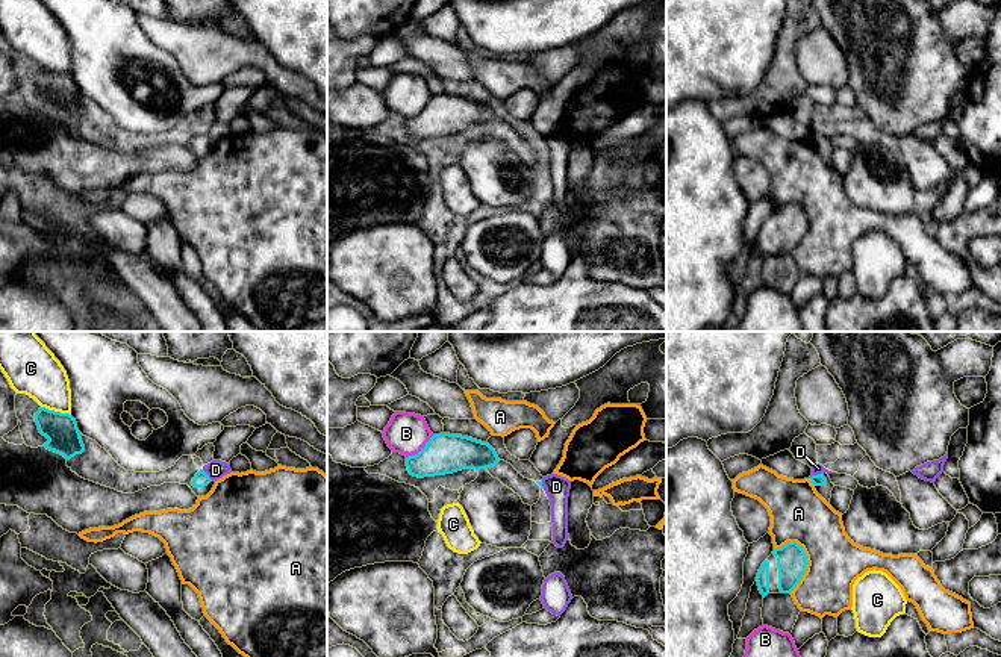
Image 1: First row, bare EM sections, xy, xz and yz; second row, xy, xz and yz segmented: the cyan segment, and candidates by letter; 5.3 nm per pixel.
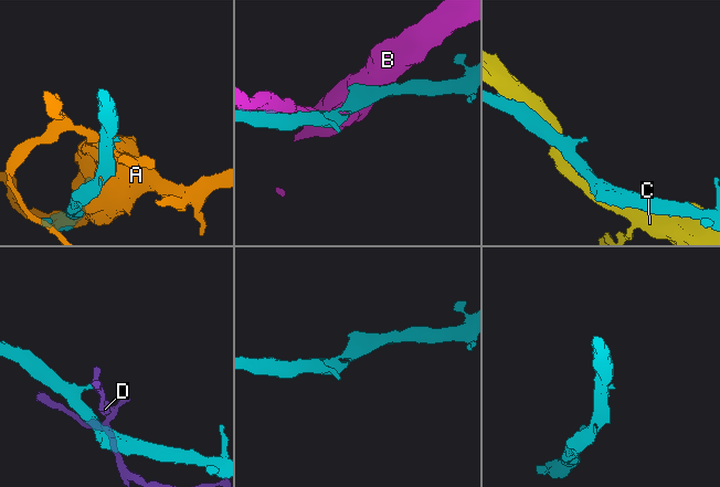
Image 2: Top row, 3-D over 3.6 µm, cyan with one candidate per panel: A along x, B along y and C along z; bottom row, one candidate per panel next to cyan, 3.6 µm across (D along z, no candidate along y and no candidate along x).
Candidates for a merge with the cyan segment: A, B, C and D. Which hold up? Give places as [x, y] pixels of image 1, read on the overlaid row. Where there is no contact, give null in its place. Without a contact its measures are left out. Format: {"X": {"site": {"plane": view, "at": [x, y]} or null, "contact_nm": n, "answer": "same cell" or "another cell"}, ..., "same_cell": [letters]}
{"A": {"site": {"plane": "yz", "at": [806, 566]}, "contact_nm": 280, "answer": "another cell"}, "B": {"site": {"plane": "xz", "at": [421, 450]}, "contact_nm": 200, "answer": "another cell"}, "C": {"site": {"plane": "xy", "at": [56, 412]}, "contact_nm": 170, "answer": "another cell"}, "D": {"site": {"plane": "xy", "at": [206, 474]}, "contact_nm": 80, "answer": "another cell"}, "same_cell": []}

